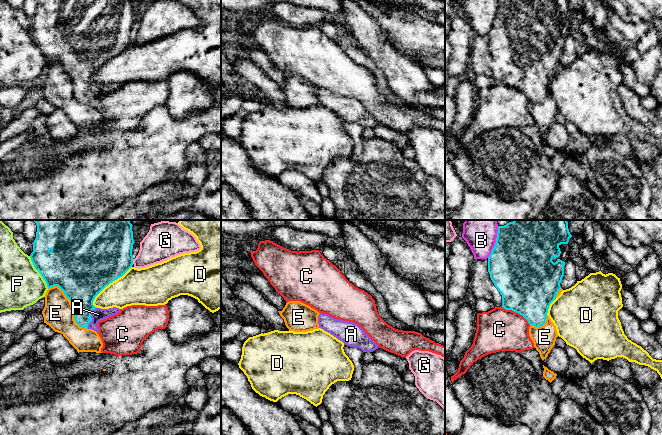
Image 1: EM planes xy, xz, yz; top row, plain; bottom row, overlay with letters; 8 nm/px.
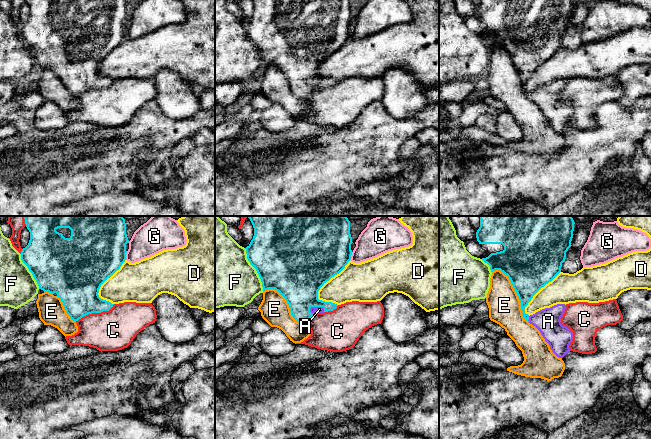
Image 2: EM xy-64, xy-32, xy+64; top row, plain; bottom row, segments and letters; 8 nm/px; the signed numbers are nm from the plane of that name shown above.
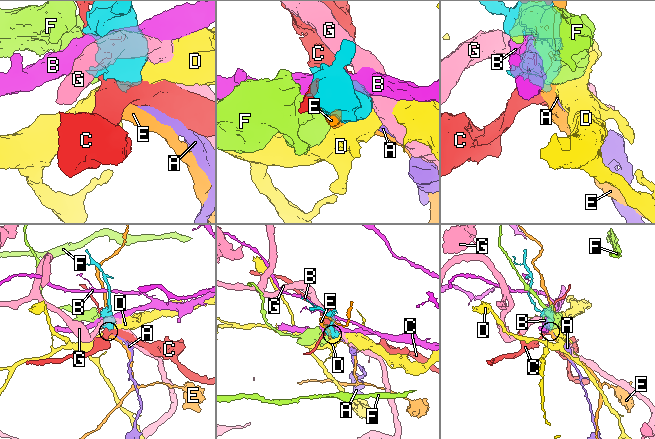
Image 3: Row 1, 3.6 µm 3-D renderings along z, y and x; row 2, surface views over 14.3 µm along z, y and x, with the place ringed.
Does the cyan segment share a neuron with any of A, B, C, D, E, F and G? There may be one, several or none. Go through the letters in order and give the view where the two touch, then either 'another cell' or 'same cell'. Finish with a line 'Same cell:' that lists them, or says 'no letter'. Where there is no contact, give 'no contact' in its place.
A: xy | same cell
B: yz | another cell
C: yz | another cell
D: xy | another cell
E: xy | another cell
F: xy | another cell
G: xy | another cell
Same cell: A

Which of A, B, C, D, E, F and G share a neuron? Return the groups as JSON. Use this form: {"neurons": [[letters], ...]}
{"neurons": [["A"], ["B"], ["C"], ["D"], ["E"], ["F"], ["G"]]}

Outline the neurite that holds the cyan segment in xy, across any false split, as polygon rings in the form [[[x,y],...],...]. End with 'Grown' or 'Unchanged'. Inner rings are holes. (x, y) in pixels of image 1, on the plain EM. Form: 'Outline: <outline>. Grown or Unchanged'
Outline: [[[36,0],[37,8],[36,14],[33,20],[33,28],[30,31],[31,37],[36,46],[39,47],[43,55],[45,56],[48,65],[54,62],[58,62],[65,70],[65,72],[71,77],[73,83],[73,90],[75,98],[83,104],[92,105],[99,108],[98,98],[104,96],[110,92],[116,91],[121,85],[113,83],[109,85],[97,84],[93,81],[95,73],[110,59],[122,53],[133,41],[132,25],[134,20],[132,0]]]. Grown

